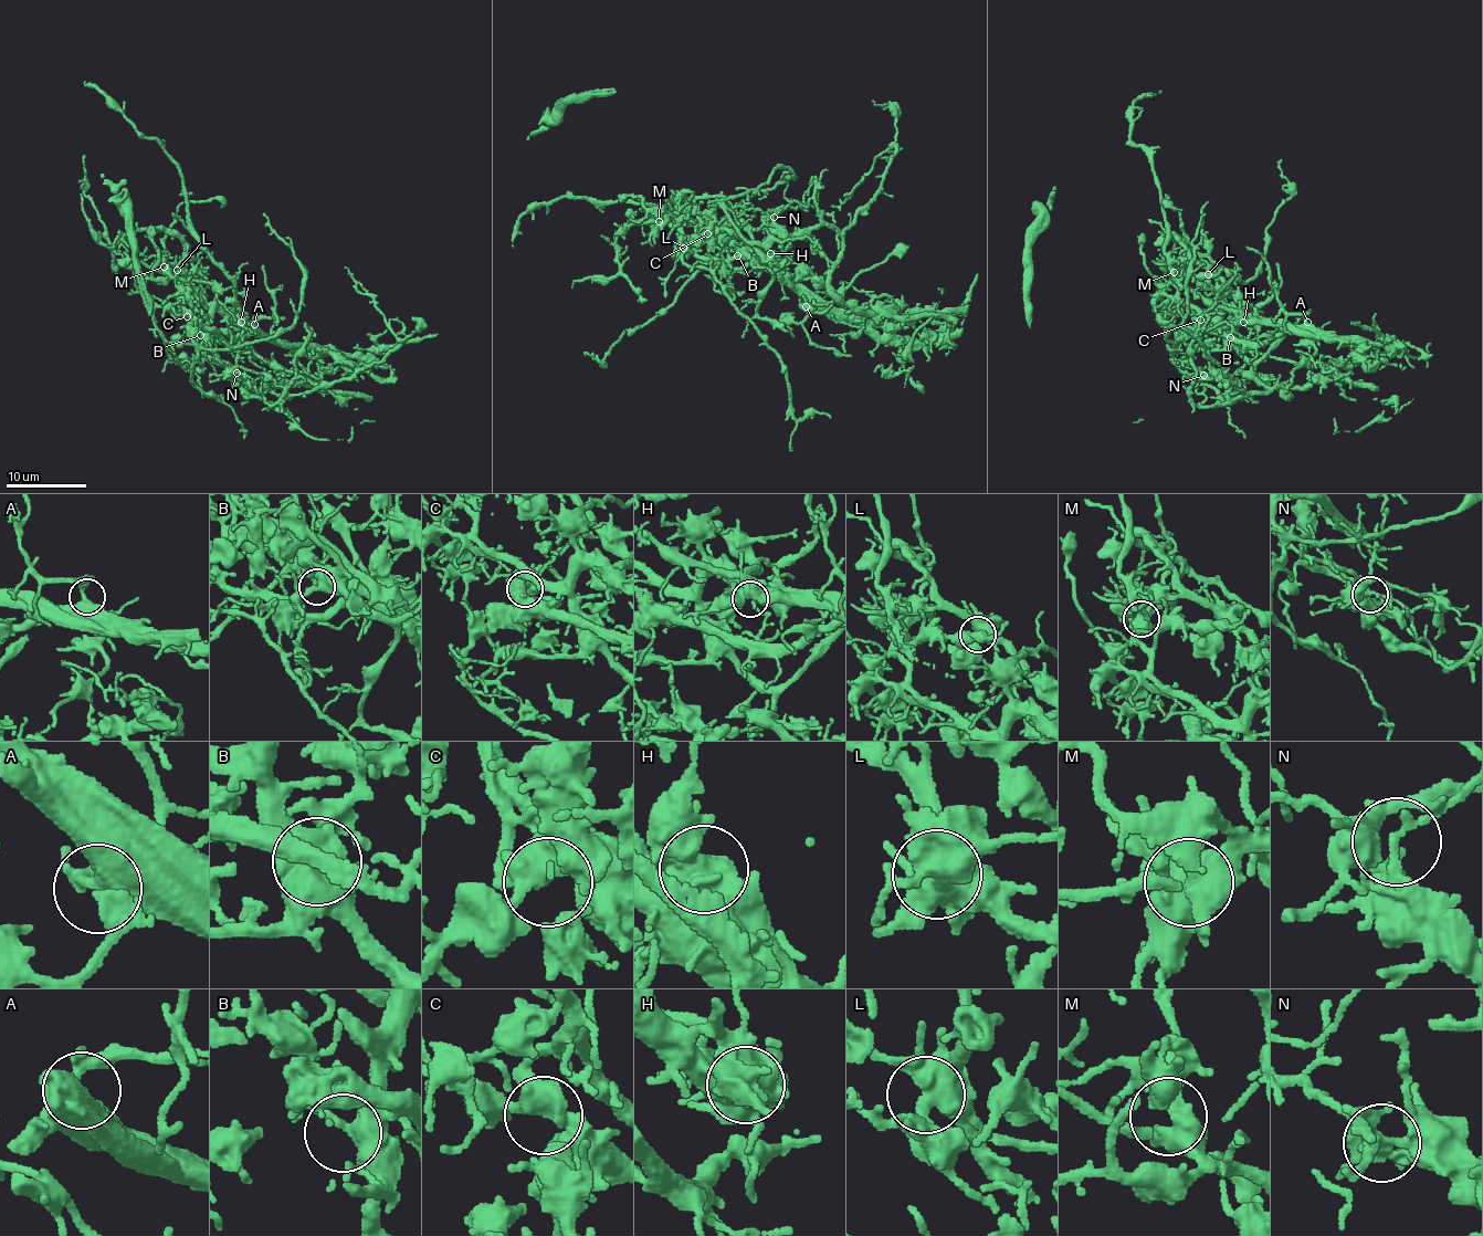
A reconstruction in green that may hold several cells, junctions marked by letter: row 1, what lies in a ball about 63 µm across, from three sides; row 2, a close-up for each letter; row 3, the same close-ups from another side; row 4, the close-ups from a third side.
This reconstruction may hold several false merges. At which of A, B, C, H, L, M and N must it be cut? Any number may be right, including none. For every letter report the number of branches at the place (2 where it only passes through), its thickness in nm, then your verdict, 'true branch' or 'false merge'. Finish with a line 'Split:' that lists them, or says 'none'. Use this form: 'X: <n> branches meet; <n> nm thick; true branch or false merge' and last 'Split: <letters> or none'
A: 3 branches meet; 400 nm thick; true branch
B: 2 branches meet; 500 nm thick; true branch
C: 3 branches meet; 480 nm thick; true branch
H: 5 branches meet; 550 nm thick; true branch
L: 6 branches meet; 500 nm thick; true branch
M: 5 branches meet; 480 nm thick; true branch
N: 2 branches meet; 200 nm thick; true branch
Split: none

